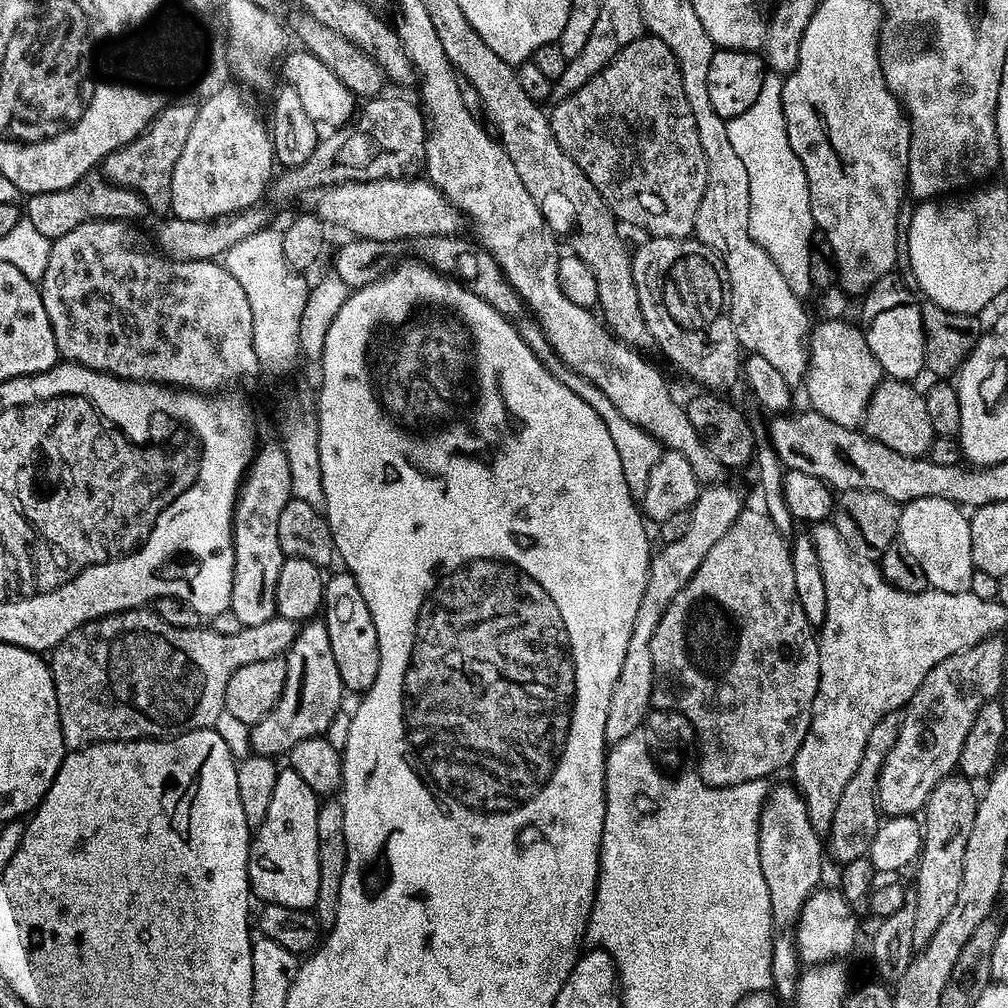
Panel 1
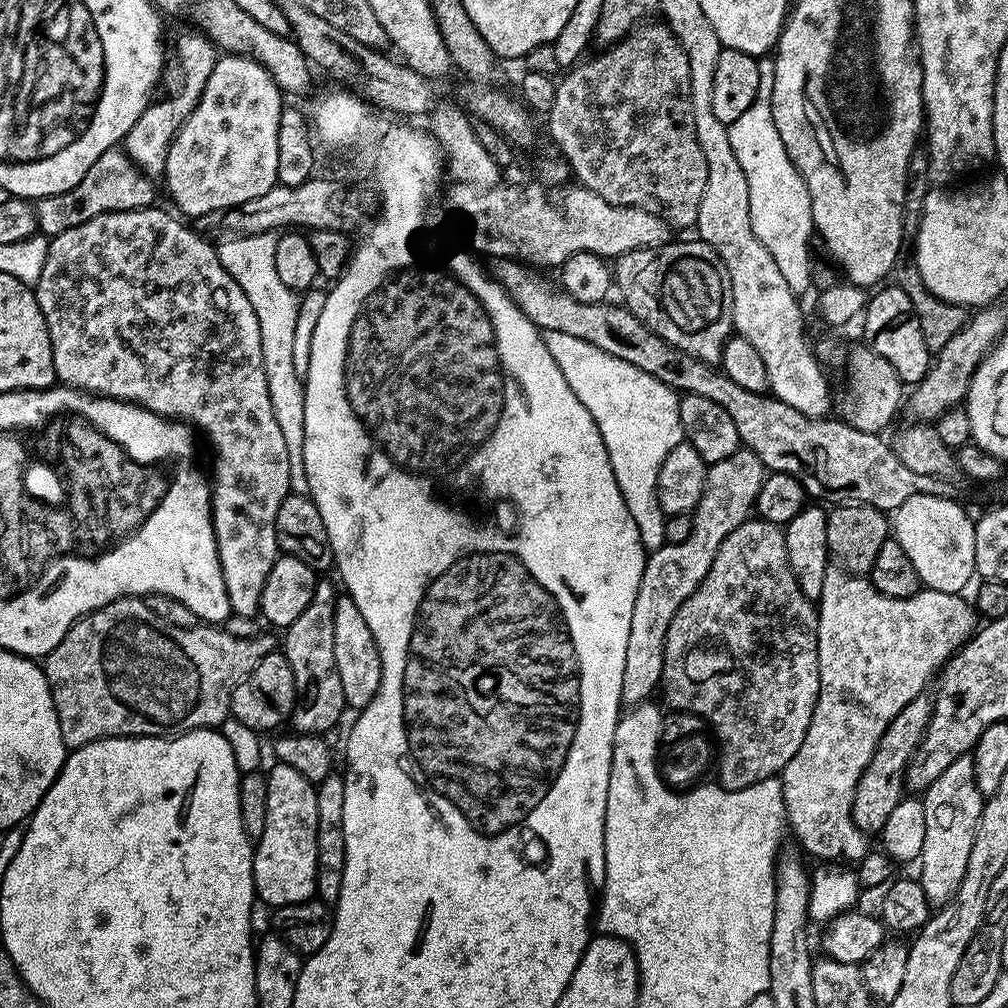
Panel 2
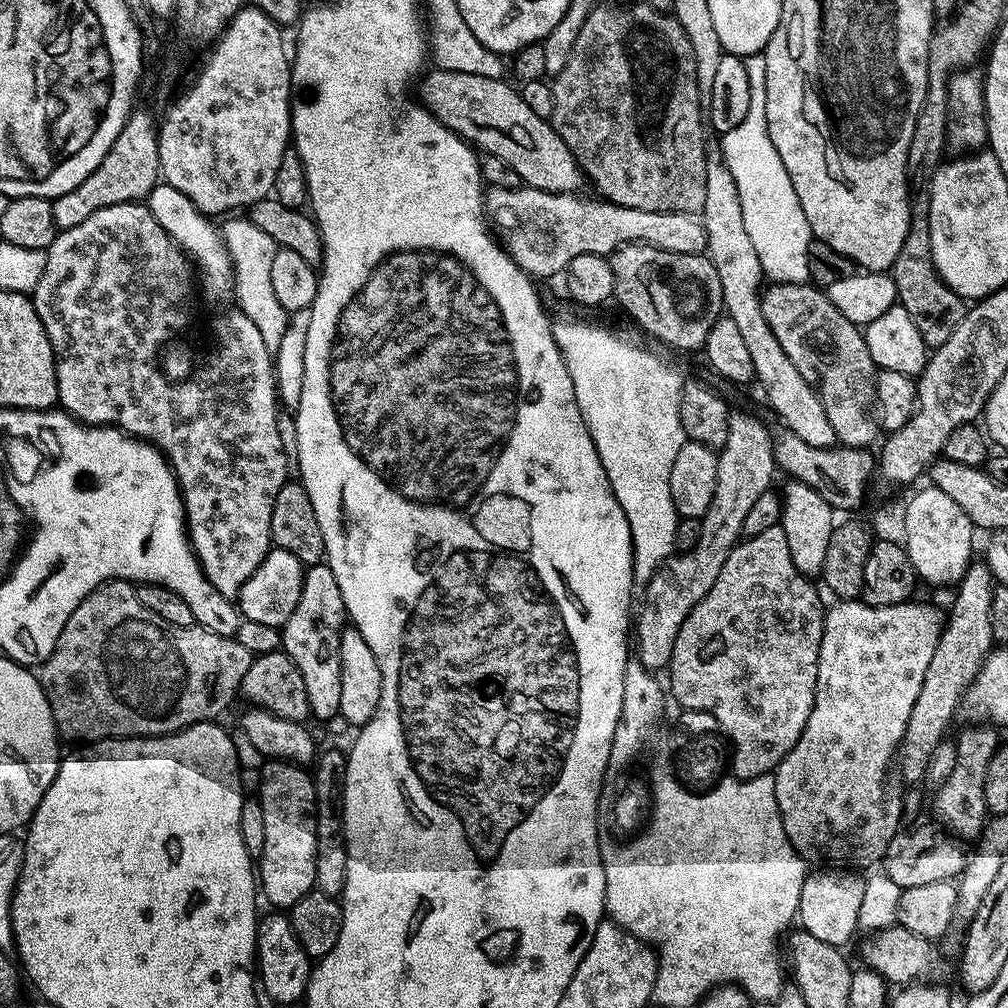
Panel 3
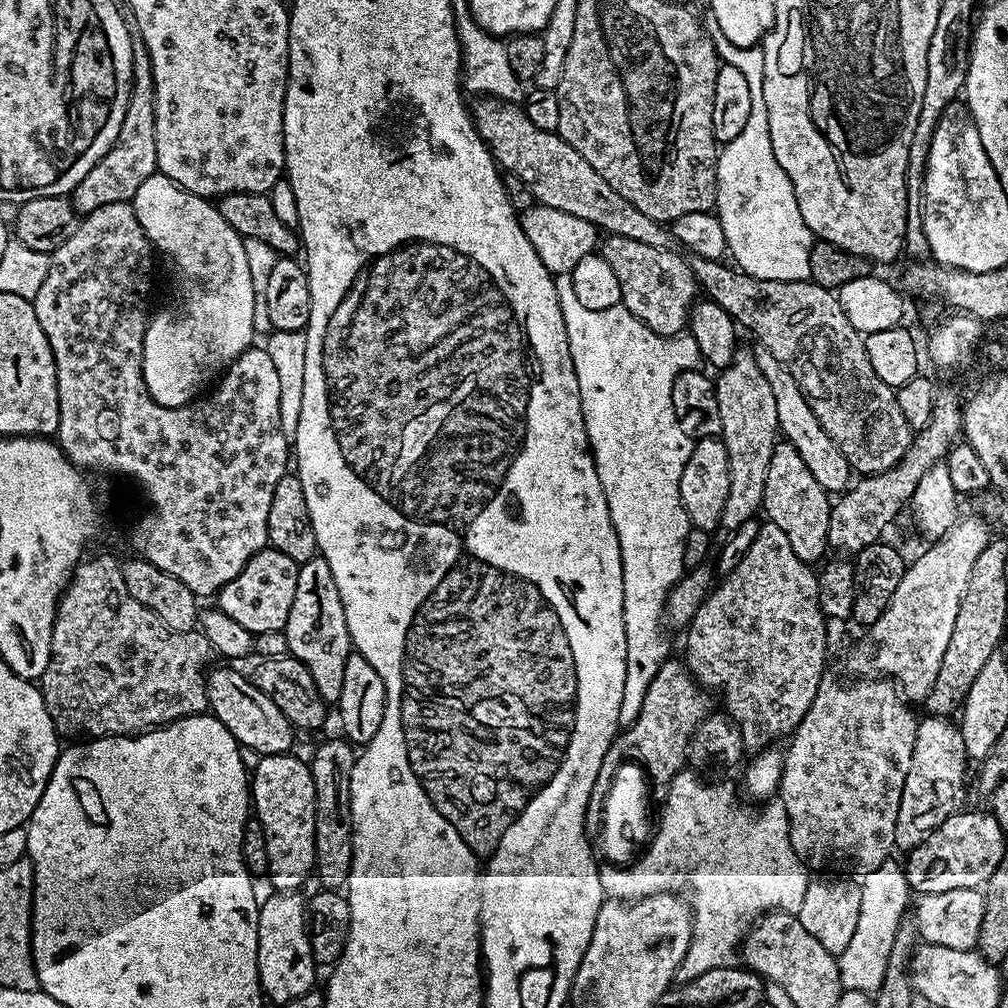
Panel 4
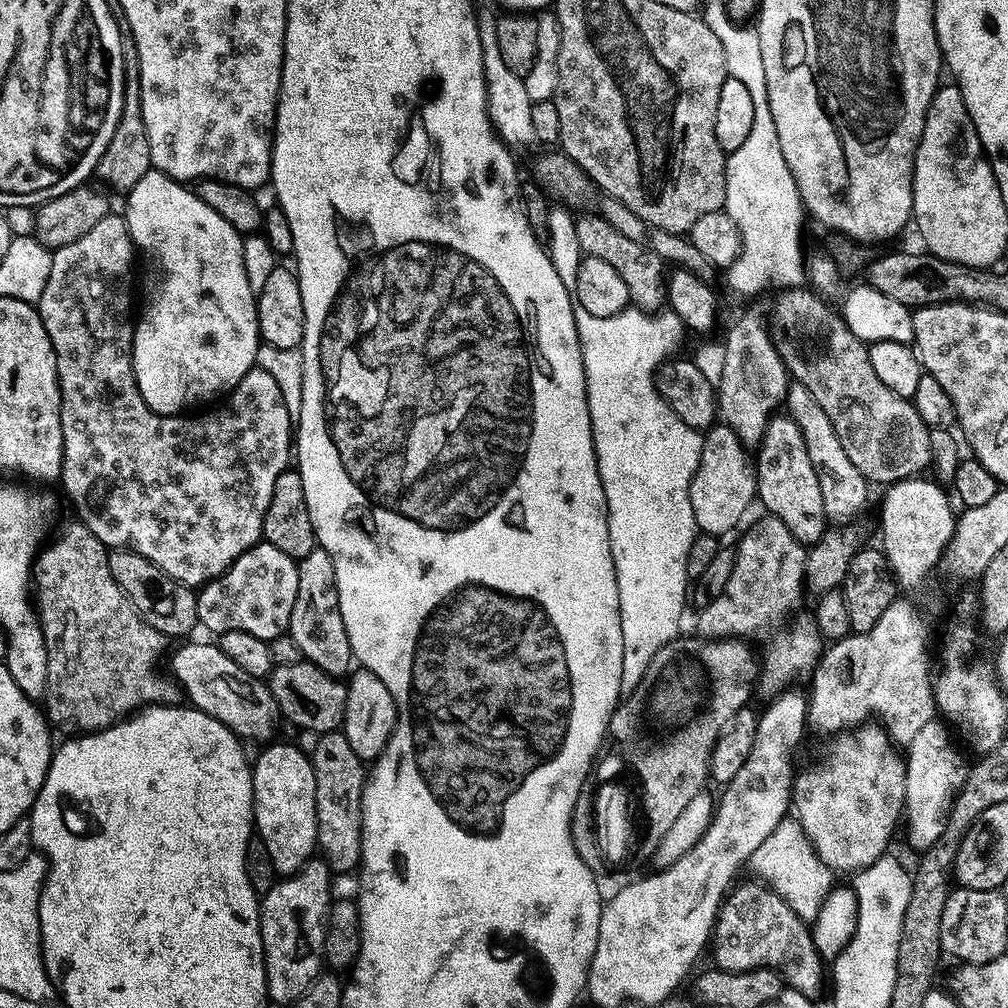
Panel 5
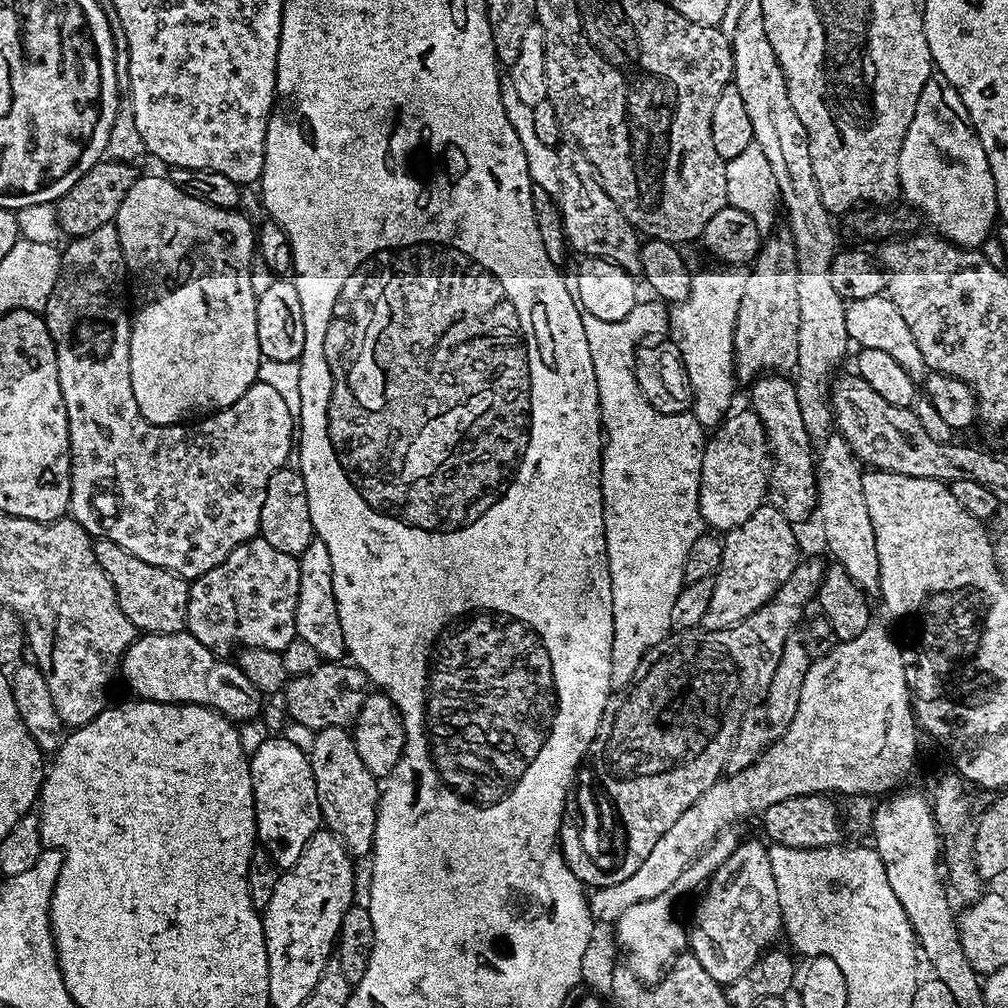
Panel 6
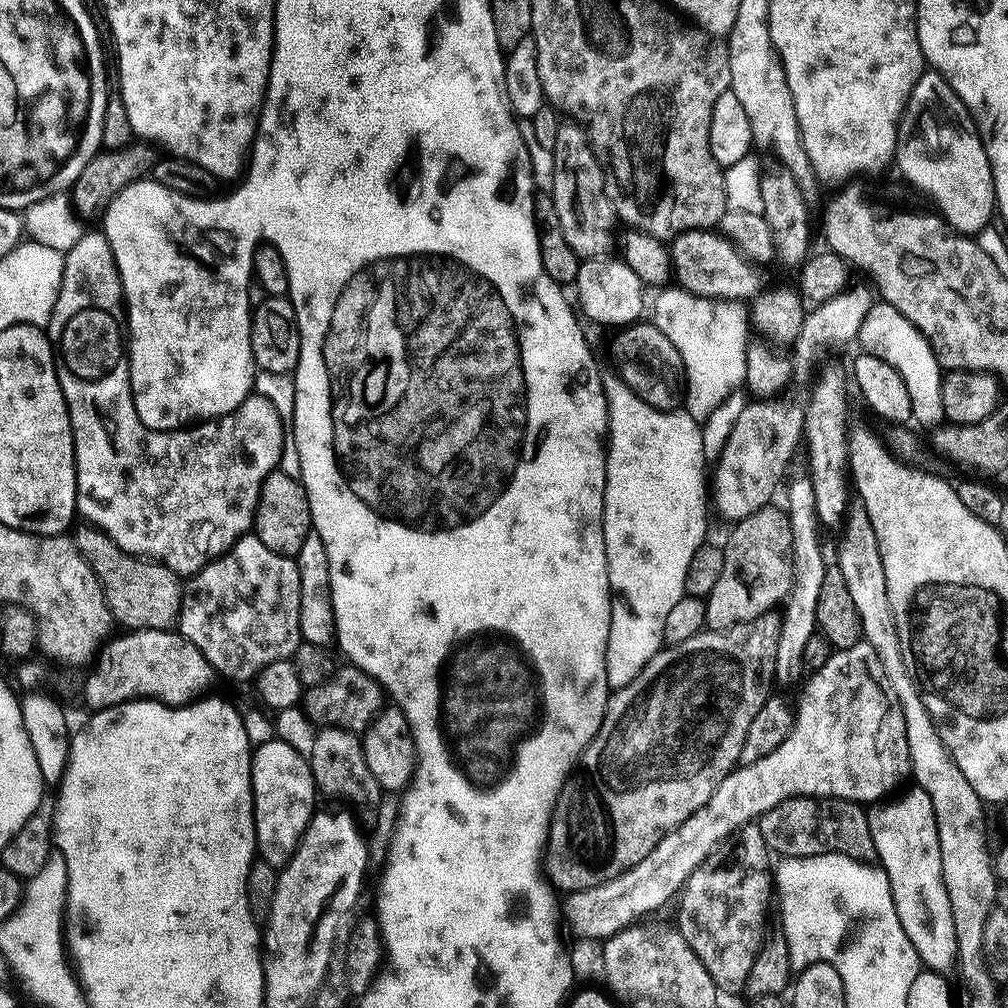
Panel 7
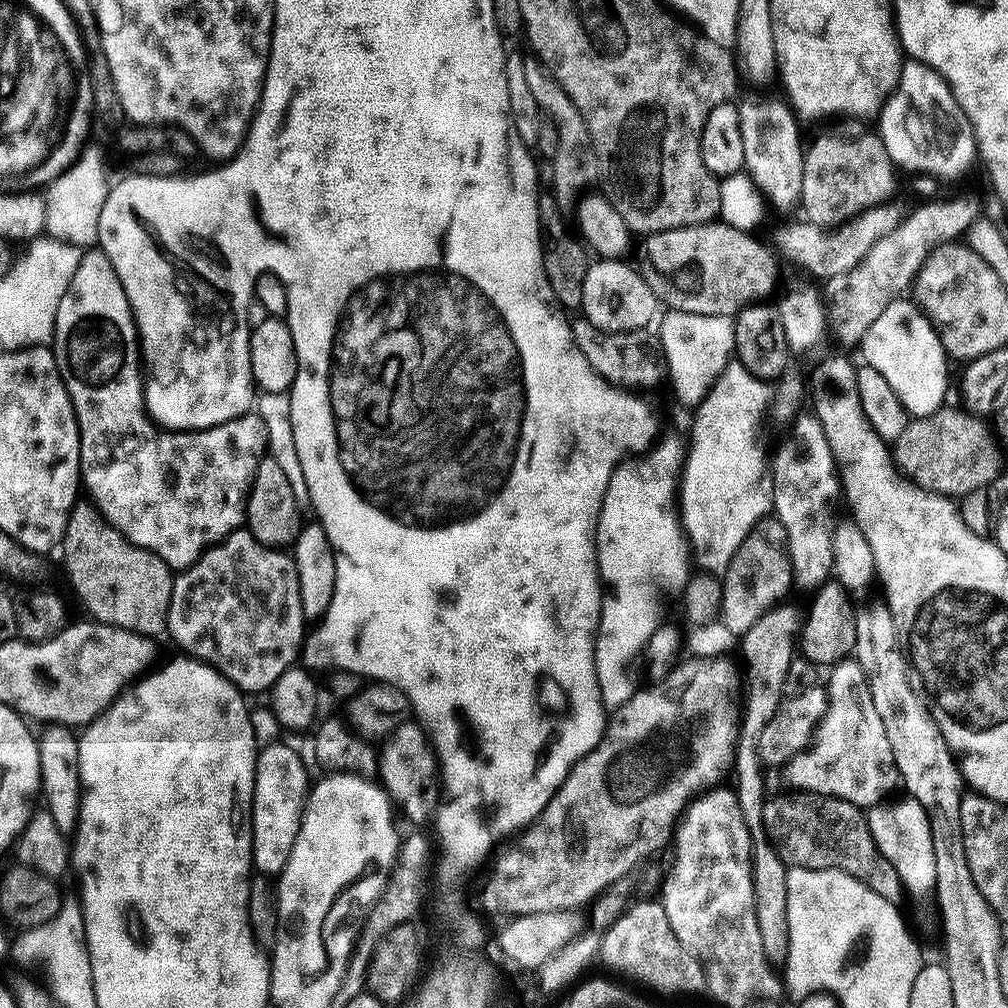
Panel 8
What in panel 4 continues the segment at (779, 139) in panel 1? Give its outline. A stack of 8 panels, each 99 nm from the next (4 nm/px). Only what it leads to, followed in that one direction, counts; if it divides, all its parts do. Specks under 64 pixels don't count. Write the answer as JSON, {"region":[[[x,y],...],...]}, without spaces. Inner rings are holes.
{"region":[[[728,40],[716,44],[723,63],[742,70],[750,86],[750,118],[738,138],[719,149],[716,157],[716,206],[722,230],[726,234],[728,252],[735,267],[763,280],[806,280],[810,277],[810,250],[814,243],[812,232],[802,222],[794,186],[786,178],[786,170],[774,158],[770,146],[770,130],[766,118],[766,98],[762,98],[764,81],[763,47],[739,48]]]}

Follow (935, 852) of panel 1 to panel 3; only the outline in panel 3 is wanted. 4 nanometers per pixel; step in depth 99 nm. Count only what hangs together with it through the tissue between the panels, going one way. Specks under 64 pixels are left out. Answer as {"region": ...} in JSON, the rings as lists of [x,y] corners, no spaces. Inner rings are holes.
{"region":[[[968,726],[960,737],[954,740],[957,758],[954,768],[948,777],[938,784],[936,792],[935,819],[951,835],[961,841],[975,841],[986,827],[990,813],[986,806],[986,769],[990,766],[990,758],[996,753],[998,739],[997,729],[992,726]]]}

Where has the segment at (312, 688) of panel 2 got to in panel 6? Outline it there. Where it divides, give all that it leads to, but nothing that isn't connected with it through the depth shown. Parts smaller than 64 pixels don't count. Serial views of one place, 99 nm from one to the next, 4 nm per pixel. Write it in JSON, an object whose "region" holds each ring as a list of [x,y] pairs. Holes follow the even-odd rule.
{"region":[[[314,538],[298,559],[300,577],[296,635],[317,651],[321,661],[343,661],[346,656],[346,638],[342,634],[342,622],[338,618],[338,602],[334,598],[334,566],[330,566],[330,550],[326,550],[326,542]]]}

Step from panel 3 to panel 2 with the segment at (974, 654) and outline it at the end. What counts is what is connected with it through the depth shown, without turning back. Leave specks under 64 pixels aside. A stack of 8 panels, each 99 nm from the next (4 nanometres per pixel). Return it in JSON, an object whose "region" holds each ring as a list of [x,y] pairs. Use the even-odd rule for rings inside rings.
{"region":[[[928,694],[915,696],[913,700],[904,703],[902,710],[886,726],[858,786],[854,790],[854,802],[852,803],[852,821],[858,830],[866,834],[880,834],[886,824],[886,818],[893,813],[894,806],[906,796],[906,773],[908,764],[916,748],[922,742],[926,732],[926,726],[932,717],[933,697]]]}

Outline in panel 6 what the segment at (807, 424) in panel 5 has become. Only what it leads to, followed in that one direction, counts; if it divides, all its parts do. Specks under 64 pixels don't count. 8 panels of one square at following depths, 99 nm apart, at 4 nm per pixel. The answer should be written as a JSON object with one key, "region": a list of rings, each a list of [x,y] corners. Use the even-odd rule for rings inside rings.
{"region":[[[839,434],[829,436],[822,447],[818,452],[818,517],[824,523],[824,540],[832,551],[831,559],[841,564],[865,593],[875,593],[880,587],[878,546],[862,490],[862,465]]]}

